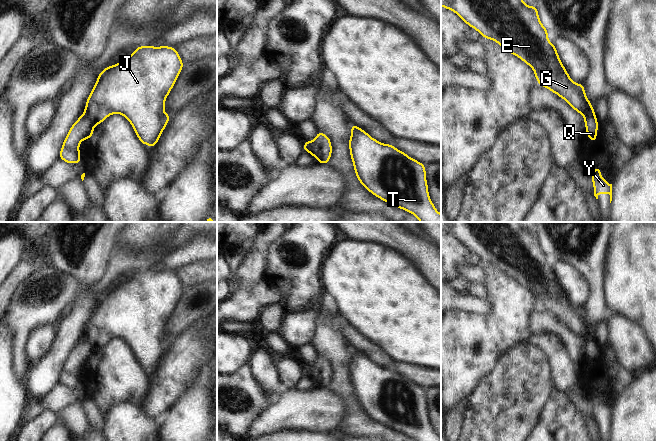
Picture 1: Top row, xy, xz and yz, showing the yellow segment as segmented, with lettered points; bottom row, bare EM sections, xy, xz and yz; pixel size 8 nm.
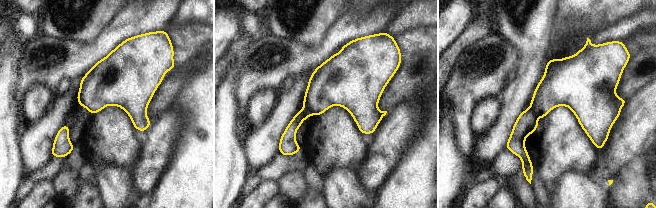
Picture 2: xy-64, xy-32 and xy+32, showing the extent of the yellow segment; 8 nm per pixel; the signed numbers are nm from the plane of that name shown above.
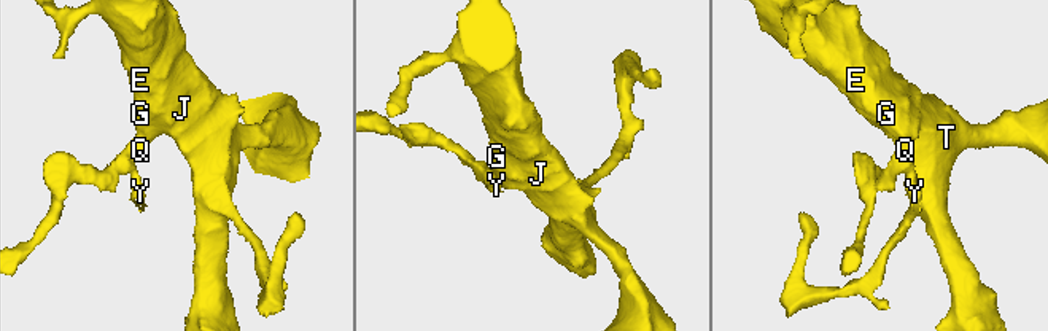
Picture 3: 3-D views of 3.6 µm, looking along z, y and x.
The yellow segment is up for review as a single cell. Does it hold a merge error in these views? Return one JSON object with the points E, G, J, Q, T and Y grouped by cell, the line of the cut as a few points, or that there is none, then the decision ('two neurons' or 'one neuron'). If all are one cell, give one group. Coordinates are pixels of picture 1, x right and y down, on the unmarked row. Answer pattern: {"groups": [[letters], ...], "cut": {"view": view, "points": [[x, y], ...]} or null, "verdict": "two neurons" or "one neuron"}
{"groups": [["E", "G", "J", "T"], ["Q", "Y"]], "cut": {"view": "xy", "points": [[83, 337], [94, 349]]}, "verdict": "two neurons"}

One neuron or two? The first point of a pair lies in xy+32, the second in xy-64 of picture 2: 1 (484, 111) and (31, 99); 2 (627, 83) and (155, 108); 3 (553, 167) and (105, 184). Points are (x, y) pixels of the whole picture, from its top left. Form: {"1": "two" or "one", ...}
{"1": "one", "2": "one", "3": "two"}

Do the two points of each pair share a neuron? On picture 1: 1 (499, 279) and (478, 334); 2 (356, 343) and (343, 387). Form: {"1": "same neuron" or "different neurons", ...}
{"1": "same neuron", "2": "different neurons"}

